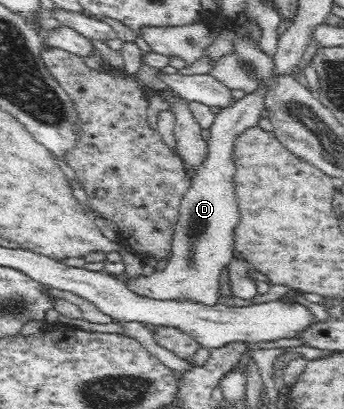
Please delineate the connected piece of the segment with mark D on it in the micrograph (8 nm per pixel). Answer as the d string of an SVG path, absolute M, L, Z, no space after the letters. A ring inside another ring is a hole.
M250 94L246 98L236 98L230 106L220 108L214 114L214 122L208 128L205 142L206 154L202 164L190 176L190 188L182 204L178 206L178 216L174 222L176 234L169 254L164 258L164 268L145 276L140 281L129 281L136 292L158 299L188 299L204 303L218 303L220 276L225 264L234 259L233 234L239 220L239 208L232 182L233 142L236 136L248 126L258 124L264 111L264 97Z

